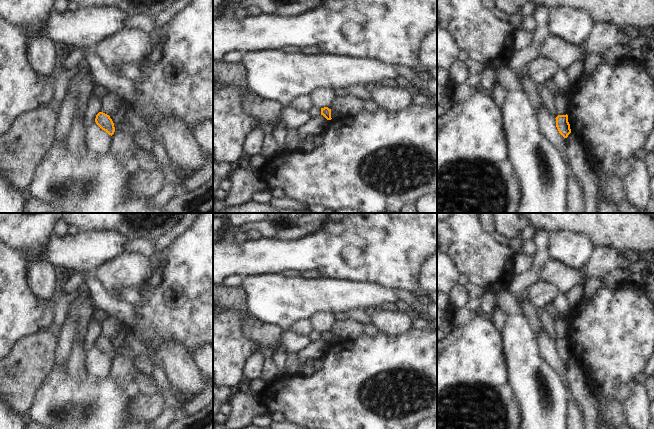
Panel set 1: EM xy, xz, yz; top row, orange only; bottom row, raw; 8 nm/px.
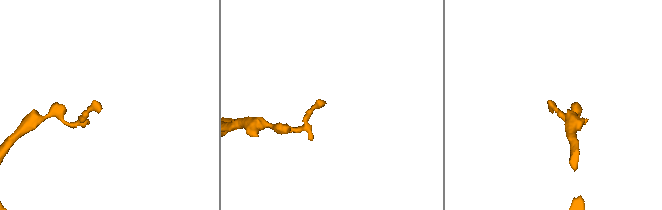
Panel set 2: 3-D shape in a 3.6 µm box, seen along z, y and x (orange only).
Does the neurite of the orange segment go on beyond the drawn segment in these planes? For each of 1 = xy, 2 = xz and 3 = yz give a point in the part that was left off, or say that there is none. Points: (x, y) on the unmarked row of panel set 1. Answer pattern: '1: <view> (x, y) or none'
1: none
2: none
3: none

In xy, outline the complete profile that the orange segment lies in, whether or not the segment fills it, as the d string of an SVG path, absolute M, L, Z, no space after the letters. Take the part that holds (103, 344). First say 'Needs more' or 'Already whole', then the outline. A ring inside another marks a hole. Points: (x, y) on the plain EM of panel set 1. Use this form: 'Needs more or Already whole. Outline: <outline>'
Already whole. Outline: M99 336L96 339L95 346L102 354L106 355L109 359L112 360L114 358L114 347L109 339L103 336Z

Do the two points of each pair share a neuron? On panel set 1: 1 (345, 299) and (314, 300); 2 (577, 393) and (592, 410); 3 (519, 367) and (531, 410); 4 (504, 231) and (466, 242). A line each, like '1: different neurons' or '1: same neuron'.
1: same neuron
2: same neuron
3: same neuron
4: different neurons

